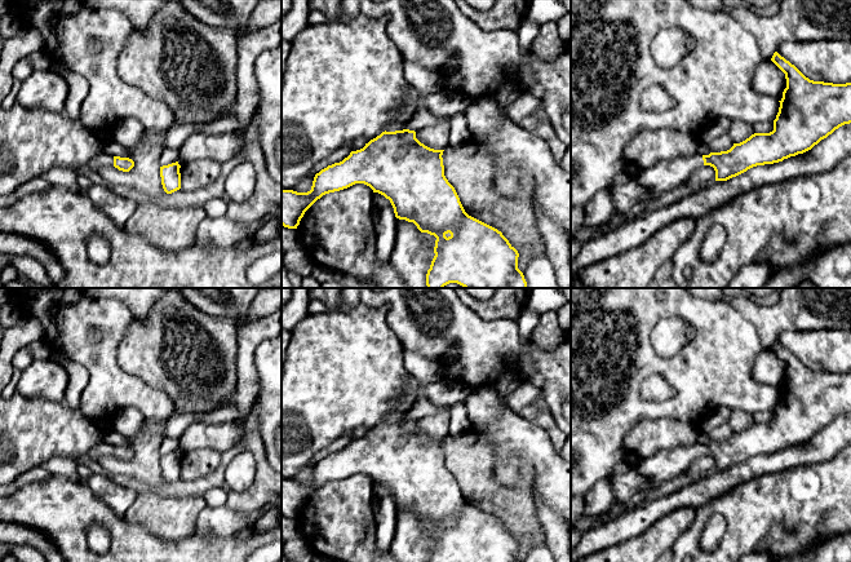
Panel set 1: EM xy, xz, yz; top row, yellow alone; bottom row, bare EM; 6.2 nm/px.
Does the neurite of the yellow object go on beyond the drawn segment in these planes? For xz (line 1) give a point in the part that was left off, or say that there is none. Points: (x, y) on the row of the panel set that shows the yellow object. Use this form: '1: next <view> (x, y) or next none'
1: next xz (407, 110)

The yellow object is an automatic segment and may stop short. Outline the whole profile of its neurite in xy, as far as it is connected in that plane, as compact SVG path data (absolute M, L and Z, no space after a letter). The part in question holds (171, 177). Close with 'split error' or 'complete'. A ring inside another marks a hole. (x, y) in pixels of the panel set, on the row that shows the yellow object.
M178 161L160 167L161 185L167 194L181 189L181 165Z; complete

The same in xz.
M409 84L404 103L399 107L398 118L389 123L380 136L365 143L363 149L351 151L342 161L328 165L316 173L310 191L282 190L282 225L288 229L297 229L305 212L323 195L347 189L355 183L364 183L373 193L378 193L390 200L396 218L413 222L421 233L436 238L435 256L426 274L427 288L443 288L449 283L457 283L464 288L527 288L524 275L518 269L518 251L501 231L465 212L455 187L444 176L442 158L444 150L425 146L416 138L415 130L405 128L418 107L420 92Z; split error

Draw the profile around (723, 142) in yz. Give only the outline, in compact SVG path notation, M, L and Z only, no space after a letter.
M726 133L719 137L712 138L708 142L708 145L712 152L721 152L730 150L733 146L733 142L731 141L730 136Z

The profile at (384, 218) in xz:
M373 193L372 221L377 238L377 264L386 265L395 244L396 217L390 200L378 193Z

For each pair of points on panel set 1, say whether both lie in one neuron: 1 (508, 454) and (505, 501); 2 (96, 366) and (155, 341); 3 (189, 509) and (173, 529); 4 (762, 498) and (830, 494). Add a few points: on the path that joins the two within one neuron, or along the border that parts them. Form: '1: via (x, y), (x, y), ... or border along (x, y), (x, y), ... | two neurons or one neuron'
1: border along (493, 457), (502, 485), (530, 467), (533, 499) | two neurons
2: border along (128, 328), (118, 348), (118, 363), (140, 377) | two neurons
3: via (184, 514), (174, 523) | one neuron
4: via (779, 509), (814, 510) | one neuron

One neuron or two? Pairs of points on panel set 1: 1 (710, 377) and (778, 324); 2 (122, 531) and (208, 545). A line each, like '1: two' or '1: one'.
1: two
2: one

